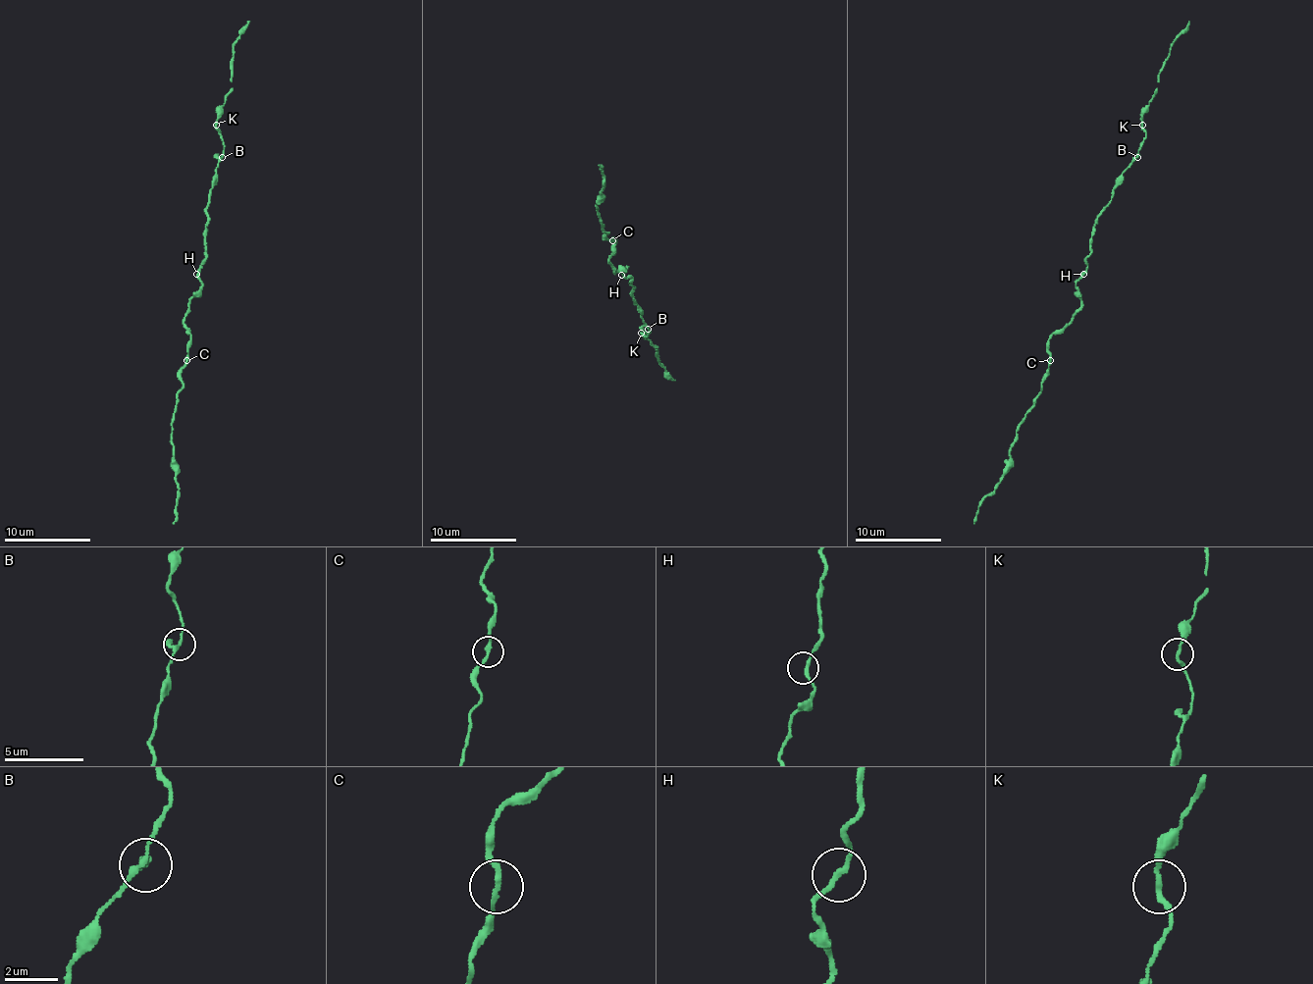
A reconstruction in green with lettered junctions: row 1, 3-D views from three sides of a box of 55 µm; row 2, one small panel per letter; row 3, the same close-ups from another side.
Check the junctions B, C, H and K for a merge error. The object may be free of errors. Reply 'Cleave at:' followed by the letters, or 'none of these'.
Cleave at: none of these

